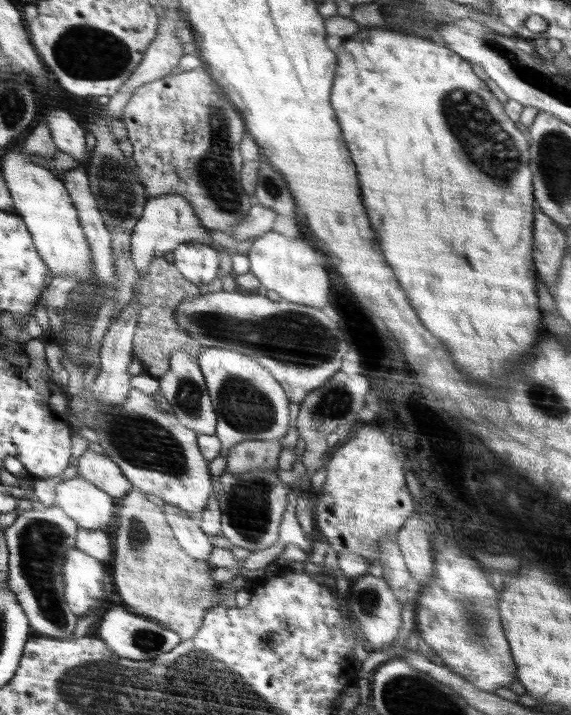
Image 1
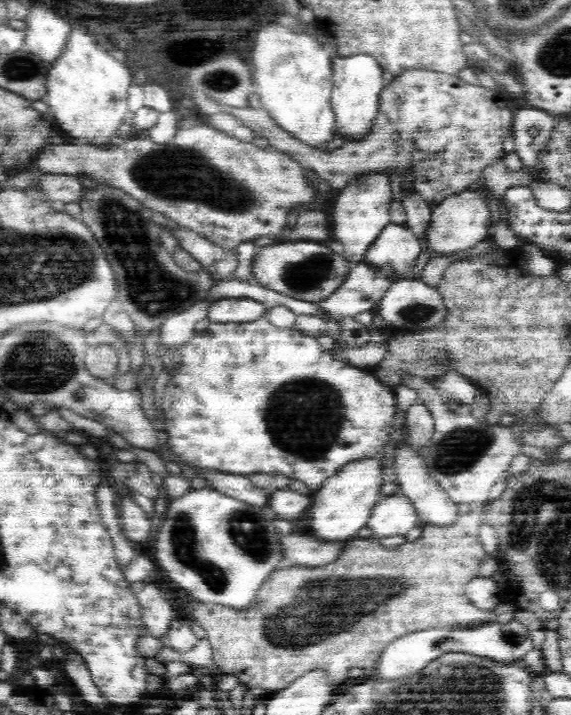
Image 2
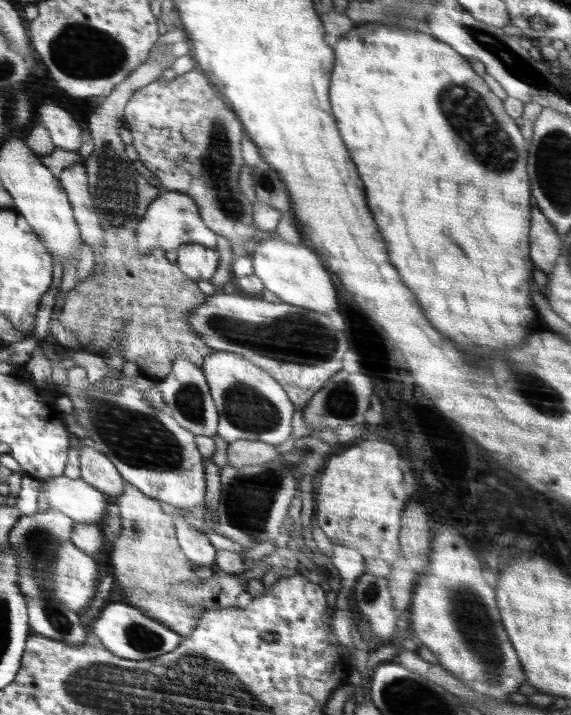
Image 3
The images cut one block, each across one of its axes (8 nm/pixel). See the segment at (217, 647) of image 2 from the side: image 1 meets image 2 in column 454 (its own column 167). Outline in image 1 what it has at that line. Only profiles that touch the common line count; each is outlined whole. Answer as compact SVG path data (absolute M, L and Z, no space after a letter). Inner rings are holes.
M133 488L125 497L118 500L116 506L116 528L113 529L114 570L112 582L118 590L124 606L130 611L152 619L172 629L181 640L188 640L196 634L202 624L206 611L216 606L216 584L210 576L212 571L209 561L196 560L188 556L174 538L173 530L160 507L150 501L146 494Z

